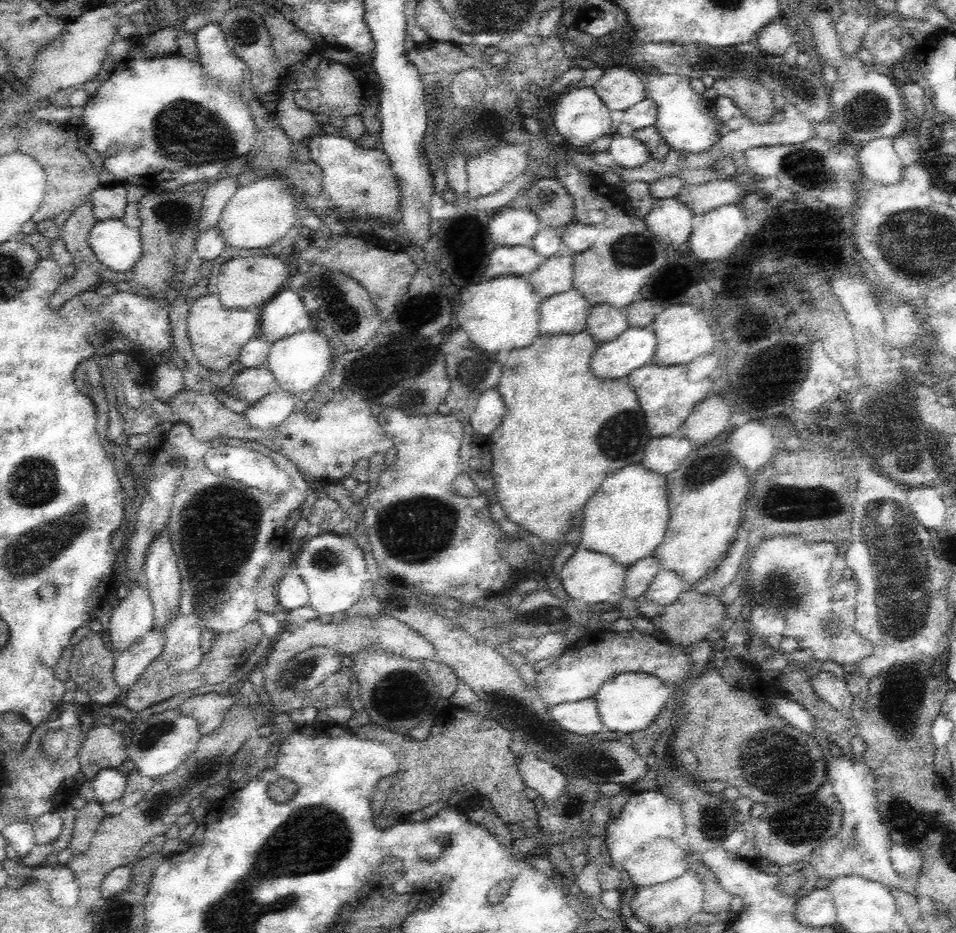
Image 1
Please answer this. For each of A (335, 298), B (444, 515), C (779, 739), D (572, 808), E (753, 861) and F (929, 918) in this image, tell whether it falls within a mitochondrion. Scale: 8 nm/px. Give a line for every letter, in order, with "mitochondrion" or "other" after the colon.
A: other
B: mitochondrion
C: mitochondrion
D: other
E: other
F: other

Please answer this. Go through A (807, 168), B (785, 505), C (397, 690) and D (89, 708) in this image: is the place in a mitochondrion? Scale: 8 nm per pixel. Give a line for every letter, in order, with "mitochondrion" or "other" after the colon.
A: mitochondrion
B: mitochondrion
C: mitochondrion
D: other

